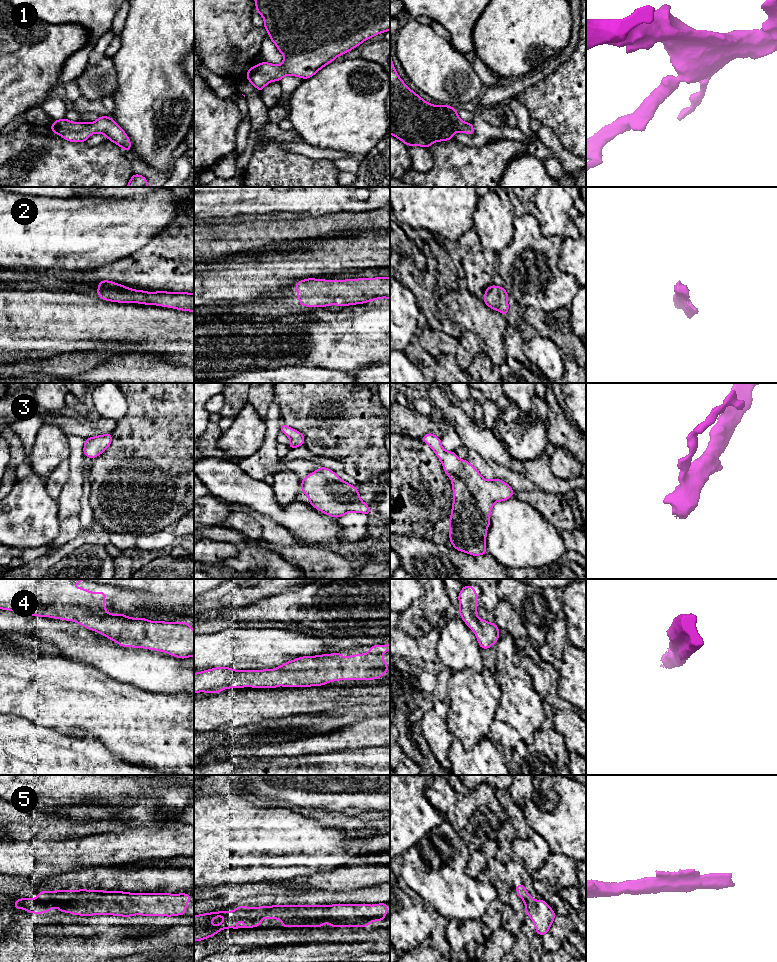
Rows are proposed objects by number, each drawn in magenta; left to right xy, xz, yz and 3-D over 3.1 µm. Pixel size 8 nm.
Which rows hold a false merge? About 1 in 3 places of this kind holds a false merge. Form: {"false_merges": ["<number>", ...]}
{"false_merges": []}

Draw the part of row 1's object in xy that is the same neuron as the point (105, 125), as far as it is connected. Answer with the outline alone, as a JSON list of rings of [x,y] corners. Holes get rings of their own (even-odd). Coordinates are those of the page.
[[[100,116],[92,123],[71,122],[62,118],[53,121],[50,130],[70,142],[86,142],[93,133],[101,133],[125,151],[131,149],[131,141],[125,131],[108,116]]]

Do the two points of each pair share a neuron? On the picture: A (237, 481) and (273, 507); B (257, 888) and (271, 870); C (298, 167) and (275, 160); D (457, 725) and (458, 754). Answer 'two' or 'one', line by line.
A: one
B: two
C: one
D: two

